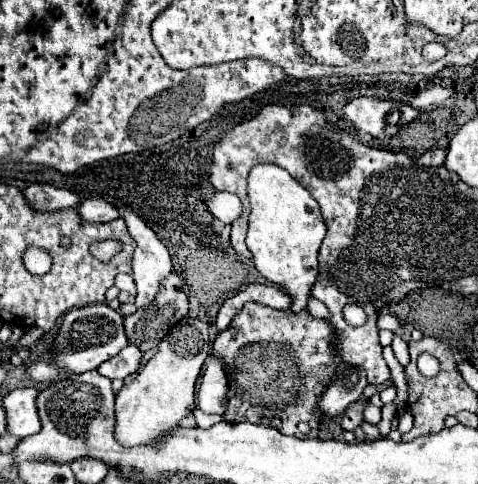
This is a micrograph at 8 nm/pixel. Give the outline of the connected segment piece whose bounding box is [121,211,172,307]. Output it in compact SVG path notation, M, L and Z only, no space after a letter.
M124 211L121 216L126 219L128 231L136 241L132 259L132 277L138 287L136 307L146 307L160 293L162 279L172 273L172 259L164 243L136 213Z

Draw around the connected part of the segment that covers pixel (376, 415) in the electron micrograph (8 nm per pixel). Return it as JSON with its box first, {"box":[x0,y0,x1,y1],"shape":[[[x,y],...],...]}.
{"box":[364,401,380,425],"shape":[[[366,401],[366,405],[364,405],[364,419],[368,423],[372,423],[372,425],[378,425],[380,423],[380,407],[376,407],[370,401]]]}

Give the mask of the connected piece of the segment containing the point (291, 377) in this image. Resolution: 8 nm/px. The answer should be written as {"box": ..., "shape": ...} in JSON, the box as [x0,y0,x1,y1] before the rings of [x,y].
{"box":[212,303,338,439],"shape":[[[246,303],[242,311],[232,319],[230,327],[218,333],[214,341],[212,355],[224,363],[228,375],[228,407],[222,415],[228,423],[260,423],[268,427],[276,427],[284,435],[306,437],[302,435],[296,425],[300,421],[310,423],[310,437],[316,439],[322,431],[322,411],[318,407],[320,395],[328,389],[334,373],[338,371],[338,355],[334,343],[334,331],[326,319],[316,319],[308,311],[292,313],[292,311],[278,311],[260,303]]]}

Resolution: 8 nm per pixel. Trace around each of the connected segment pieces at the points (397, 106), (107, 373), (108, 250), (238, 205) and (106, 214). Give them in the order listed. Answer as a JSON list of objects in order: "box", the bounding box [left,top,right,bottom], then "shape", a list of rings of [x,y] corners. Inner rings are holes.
[{"box":[342,97,418,139],"shape":[[[374,97],[352,99],[342,111],[344,111],[344,117],[356,129],[366,131],[376,139],[396,135],[400,127],[404,127],[418,115],[418,111],[406,103],[382,101]]]},{"box":[98,345,140,379],"shape":[[[128,345],[116,357],[104,361],[104,365],[98,367],[98,373],[108,379],[126,379],[128,375],[138,371],[140,357],[140,349],[136,349],[136,345]]]},{"box":[92,241,118,261],"shape":[[[104,241],[104,243],[98,243],[92,247],[92,255],[102,259],[102,261],[108,261],[116,251],[118,251],[116,241]]]},{"box":[208,193,242,223],"shape":[[[216,193],[208,201],[208,211],[222,223],[234,223],[242,215],[242,201],[232,193]]]},{"box":[76,199,120,223],"shape":[[[84,199],[84,201],[80,201],[76,211],[88,223],[106,223],[106,221],[120,217],[118,211],[104,199]]]}]

